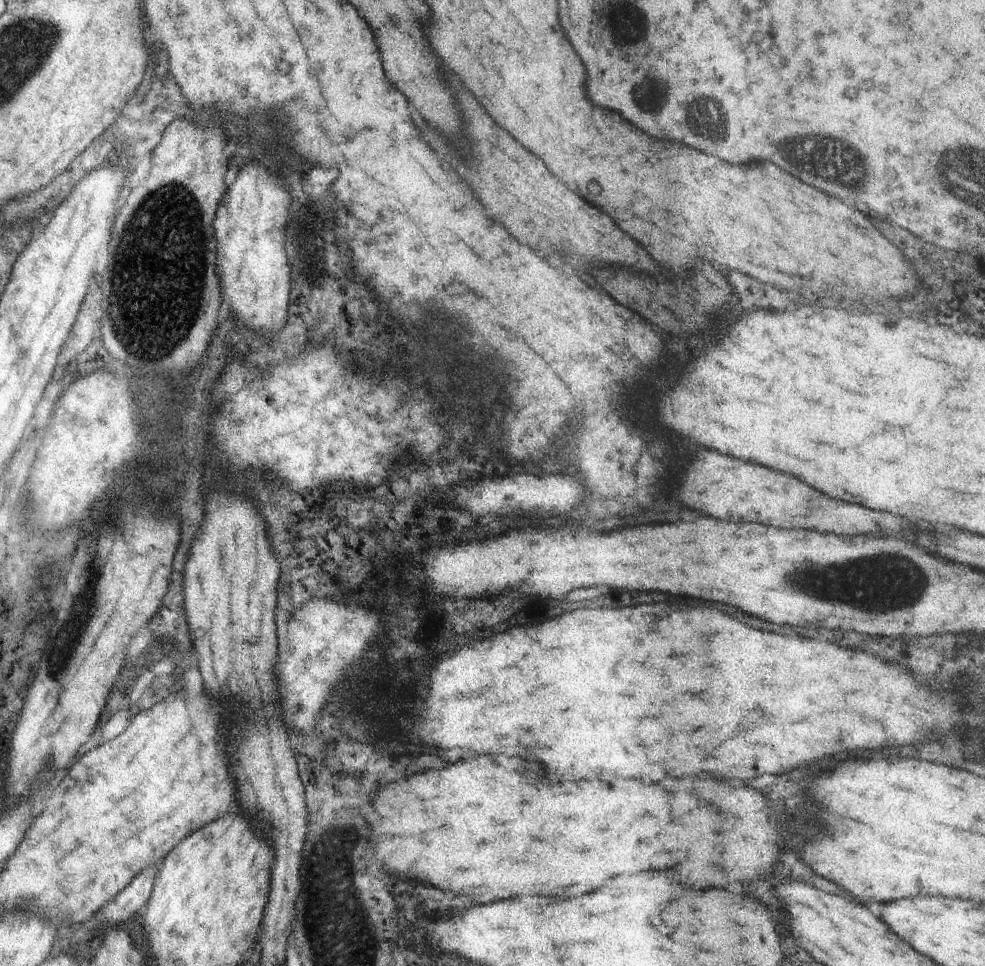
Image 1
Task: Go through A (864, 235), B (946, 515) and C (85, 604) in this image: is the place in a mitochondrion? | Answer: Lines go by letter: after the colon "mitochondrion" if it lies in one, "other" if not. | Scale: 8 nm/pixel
A: other
B: other
C: mitochondrion

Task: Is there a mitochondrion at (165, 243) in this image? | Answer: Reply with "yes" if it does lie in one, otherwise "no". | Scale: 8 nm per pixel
yes

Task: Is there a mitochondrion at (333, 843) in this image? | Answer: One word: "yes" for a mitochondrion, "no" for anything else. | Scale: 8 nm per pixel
yes

